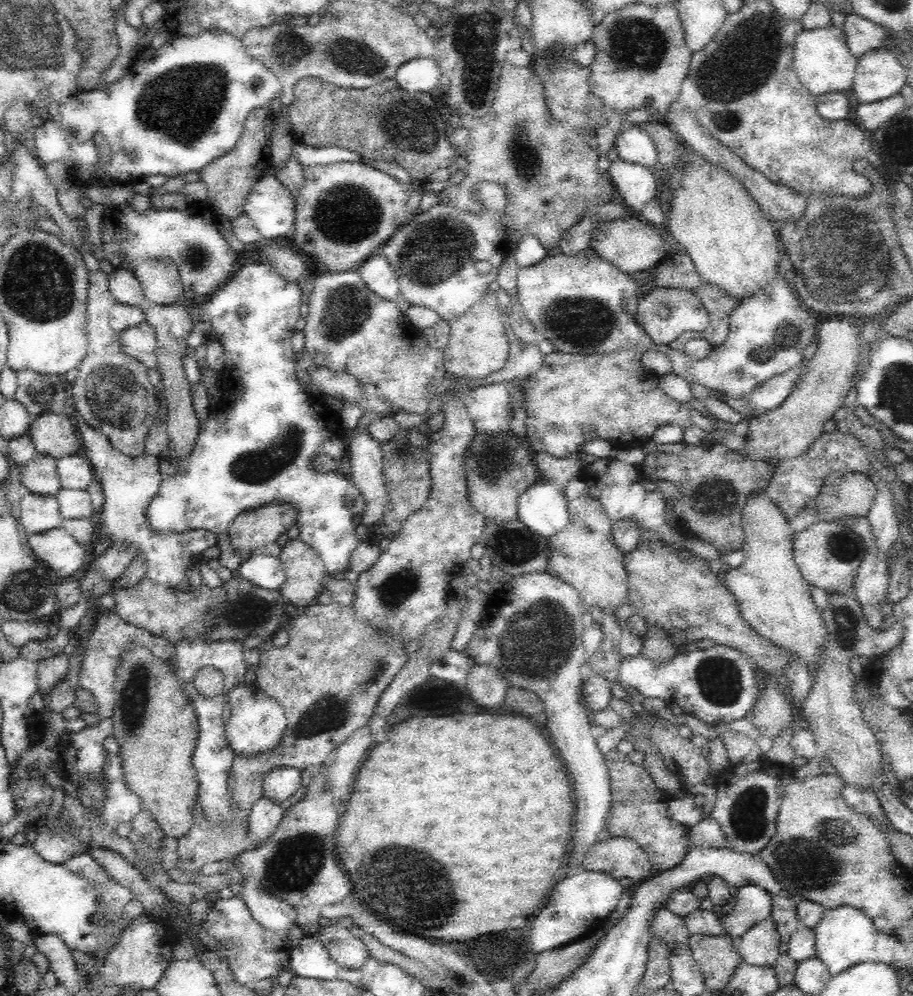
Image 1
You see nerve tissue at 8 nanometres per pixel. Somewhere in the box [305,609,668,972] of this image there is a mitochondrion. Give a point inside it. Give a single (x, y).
(383, 875)

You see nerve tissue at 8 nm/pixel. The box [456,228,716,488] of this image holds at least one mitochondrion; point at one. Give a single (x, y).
(586, 323)

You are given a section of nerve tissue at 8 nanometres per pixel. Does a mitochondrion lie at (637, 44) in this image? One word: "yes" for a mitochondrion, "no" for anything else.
yes

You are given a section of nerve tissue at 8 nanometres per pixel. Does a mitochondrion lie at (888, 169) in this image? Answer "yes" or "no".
no

